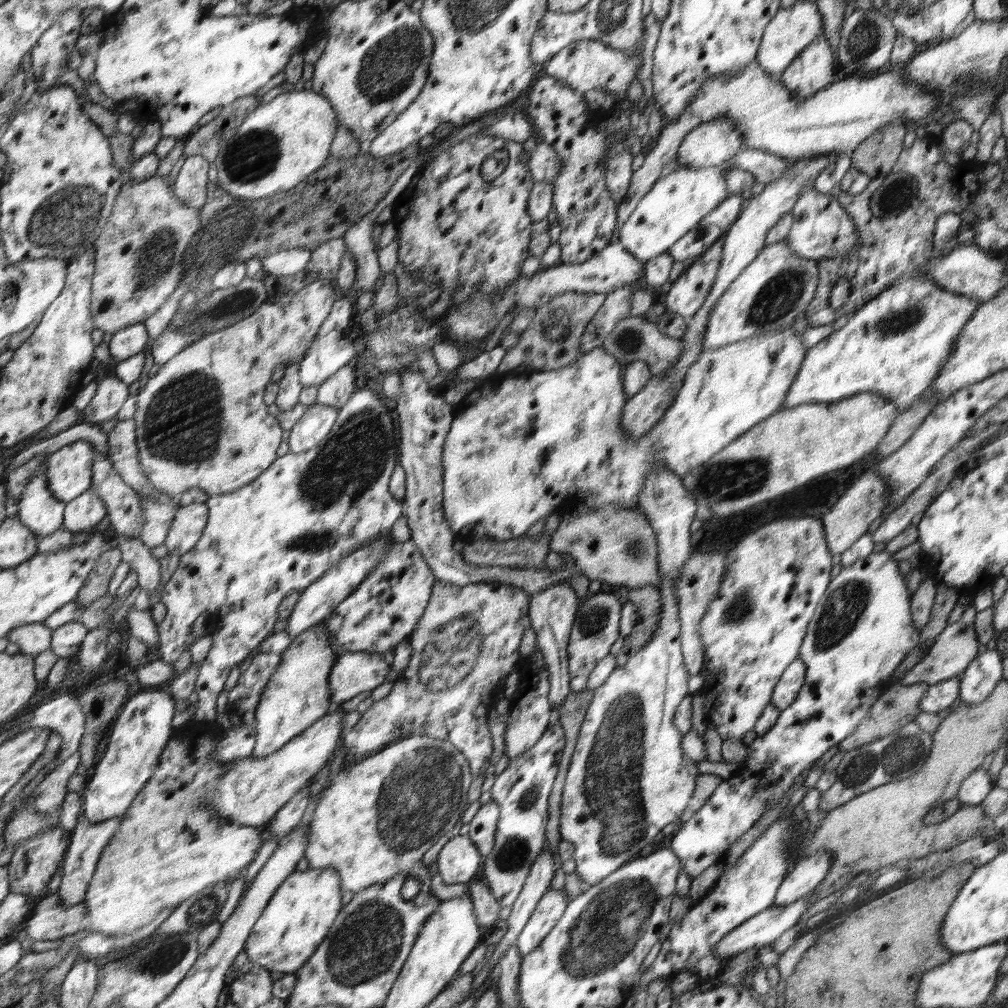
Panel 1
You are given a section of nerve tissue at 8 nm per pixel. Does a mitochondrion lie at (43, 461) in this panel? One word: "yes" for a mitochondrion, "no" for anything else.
no

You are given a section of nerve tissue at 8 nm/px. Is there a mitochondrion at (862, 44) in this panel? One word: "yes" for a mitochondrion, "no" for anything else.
yes

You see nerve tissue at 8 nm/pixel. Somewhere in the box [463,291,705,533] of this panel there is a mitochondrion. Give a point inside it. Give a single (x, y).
(557, 323)

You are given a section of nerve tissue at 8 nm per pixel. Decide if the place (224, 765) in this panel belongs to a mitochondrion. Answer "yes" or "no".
no

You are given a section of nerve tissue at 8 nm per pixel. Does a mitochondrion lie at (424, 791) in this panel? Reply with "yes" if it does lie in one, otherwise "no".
yes

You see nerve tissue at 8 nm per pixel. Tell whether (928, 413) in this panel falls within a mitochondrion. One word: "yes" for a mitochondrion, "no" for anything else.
no

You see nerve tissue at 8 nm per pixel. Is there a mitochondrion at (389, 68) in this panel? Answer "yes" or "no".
yes

